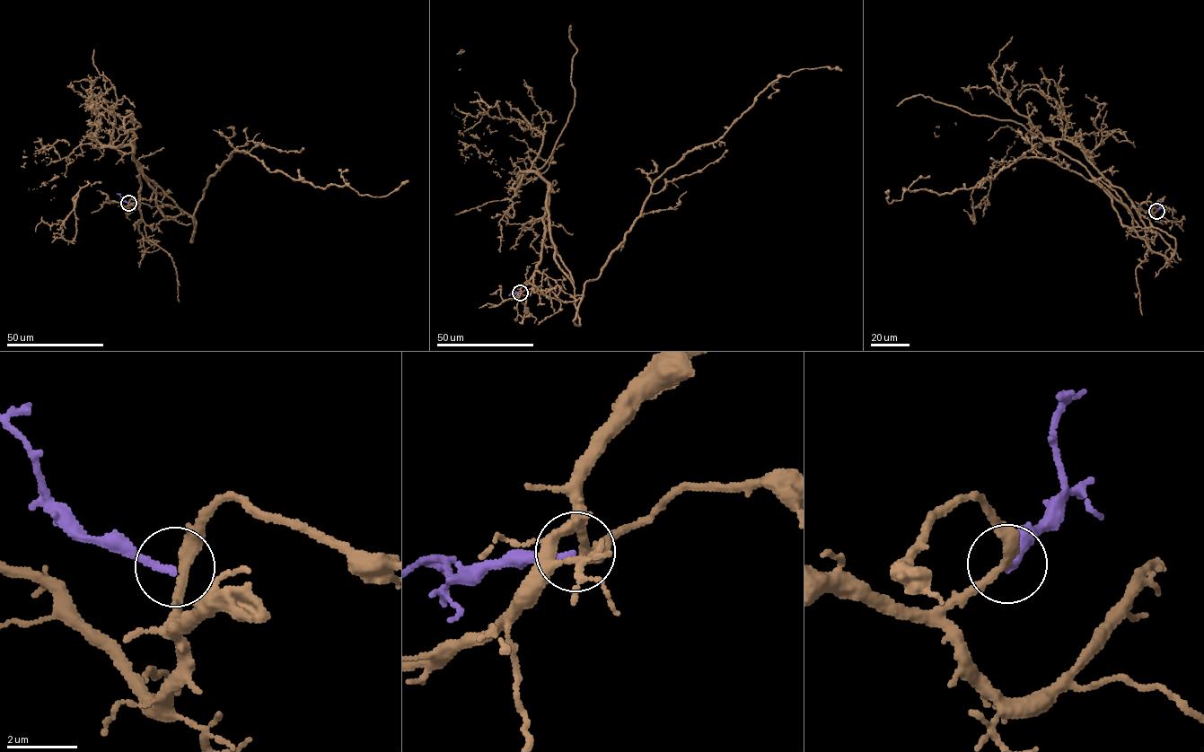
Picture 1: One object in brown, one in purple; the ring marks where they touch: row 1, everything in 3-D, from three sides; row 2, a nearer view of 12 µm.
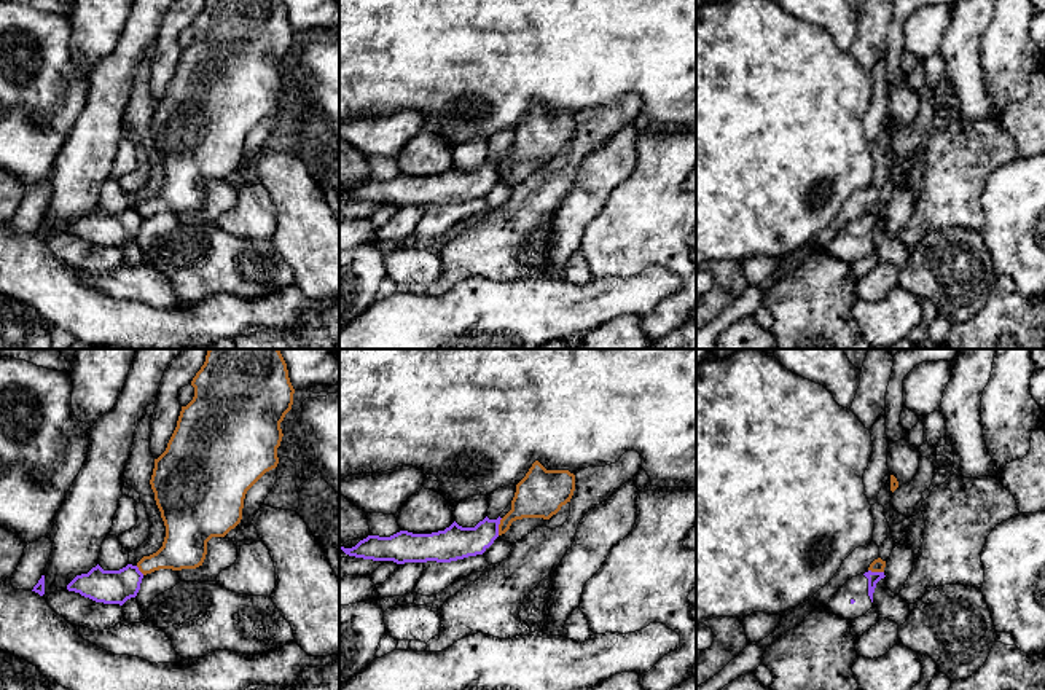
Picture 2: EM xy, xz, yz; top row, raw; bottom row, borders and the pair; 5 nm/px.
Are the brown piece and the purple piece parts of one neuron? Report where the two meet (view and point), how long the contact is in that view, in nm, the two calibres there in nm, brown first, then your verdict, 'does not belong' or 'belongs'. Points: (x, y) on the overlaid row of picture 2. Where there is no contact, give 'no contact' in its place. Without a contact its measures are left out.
meets brown in xz at (499, 526); contact 90 nm long; 220 nm thick on the brown side, 170 nm on the other; does not belong

